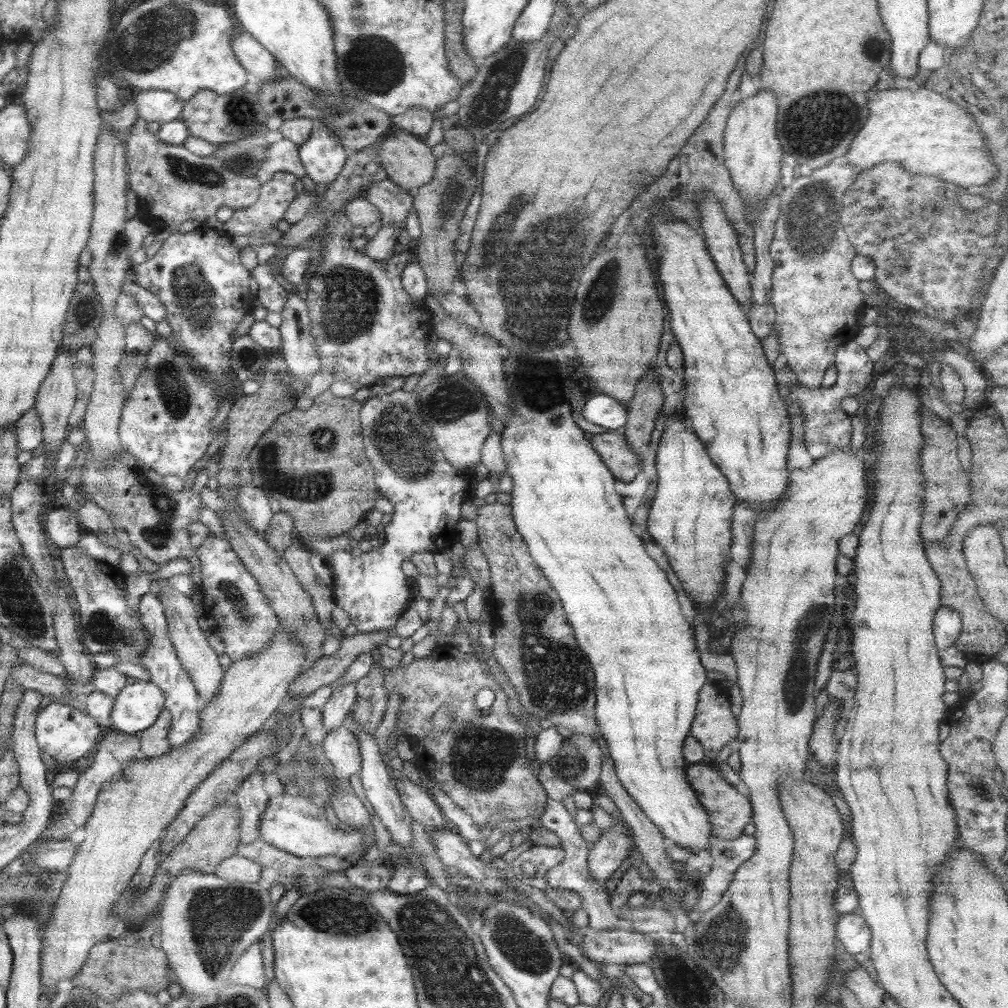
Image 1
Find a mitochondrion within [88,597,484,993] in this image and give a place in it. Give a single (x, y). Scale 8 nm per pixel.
(220, 915)

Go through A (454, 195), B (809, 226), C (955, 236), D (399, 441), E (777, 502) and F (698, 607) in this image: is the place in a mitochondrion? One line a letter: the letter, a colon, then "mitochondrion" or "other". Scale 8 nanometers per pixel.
A: mitochondrion
B: mitochondrion
C: mitochondrion
D: mitochondrion
E: other
F: other

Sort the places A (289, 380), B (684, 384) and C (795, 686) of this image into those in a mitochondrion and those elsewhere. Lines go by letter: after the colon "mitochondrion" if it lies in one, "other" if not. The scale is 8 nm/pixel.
A: other
B: other
C: mitochondrion

